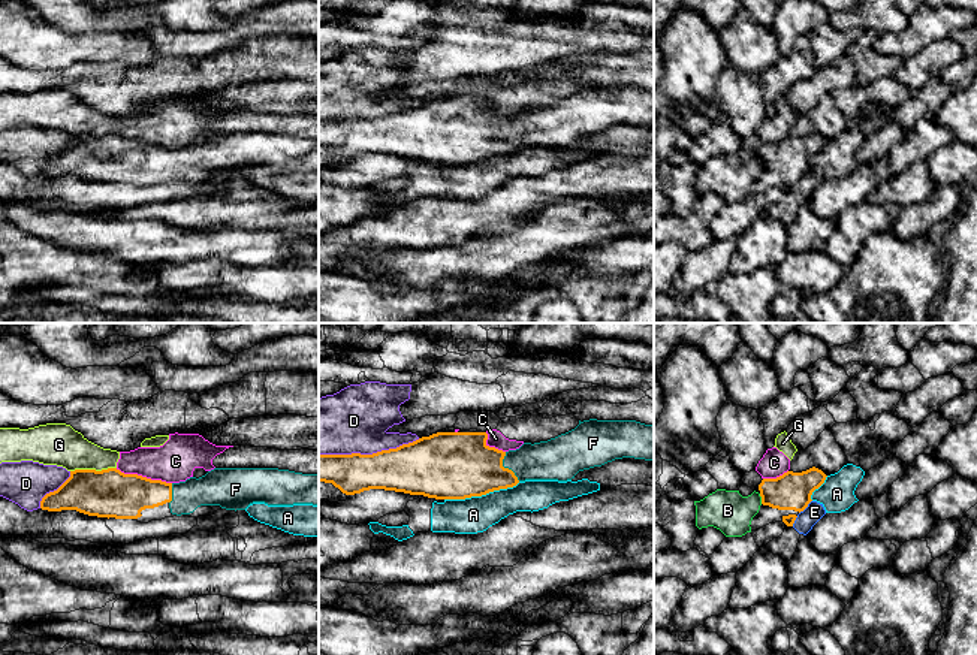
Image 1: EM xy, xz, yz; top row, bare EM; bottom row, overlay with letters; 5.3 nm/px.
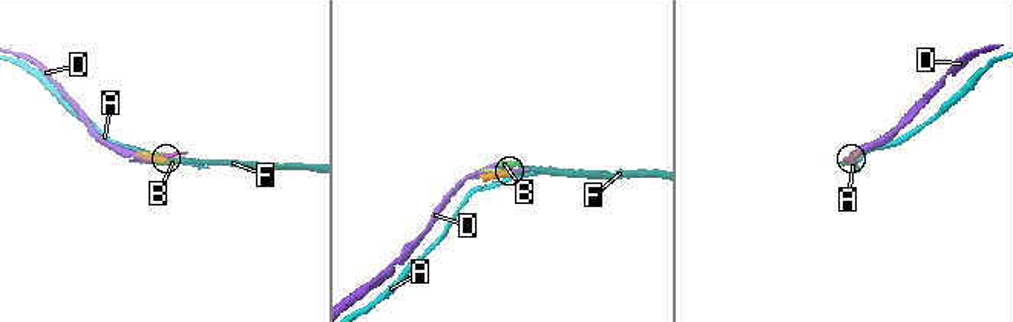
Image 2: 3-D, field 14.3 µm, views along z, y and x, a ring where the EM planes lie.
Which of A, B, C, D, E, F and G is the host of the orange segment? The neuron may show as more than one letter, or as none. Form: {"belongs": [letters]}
{"belongs": ["F"]}

